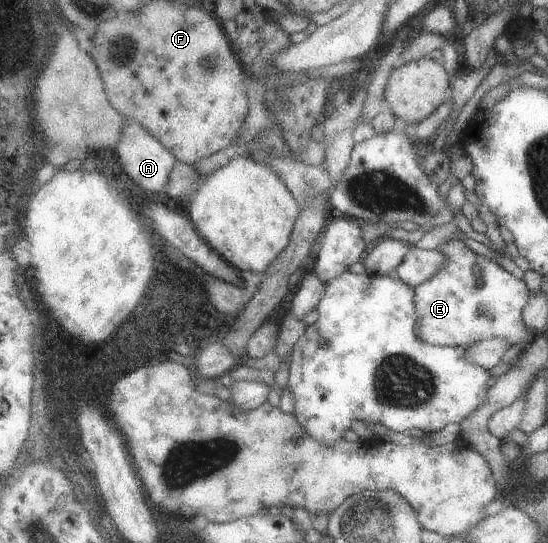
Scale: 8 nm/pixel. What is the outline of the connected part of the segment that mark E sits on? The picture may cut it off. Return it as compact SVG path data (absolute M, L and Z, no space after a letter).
M454 241L438 249L445 262L441 270L424 284L415 287L415 336L423 342L441 346L462 346L480 342L491 337L505 338L515 345L525 335L523 311L529 300L527 284L504 270L485 256L470 250L463 241Z

